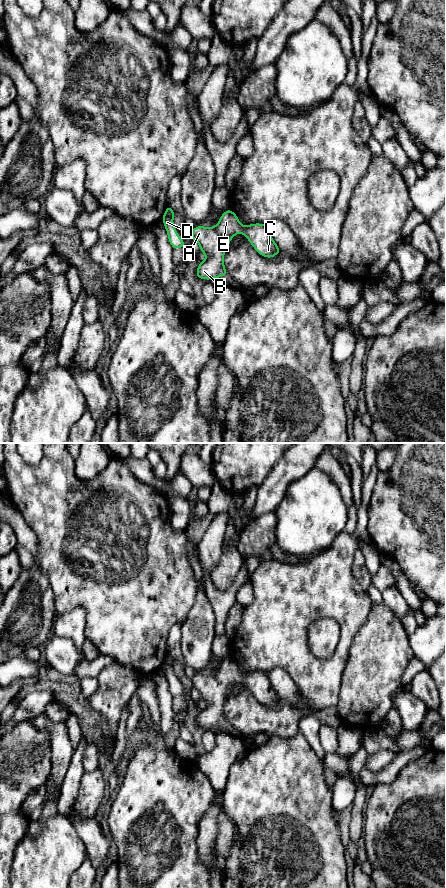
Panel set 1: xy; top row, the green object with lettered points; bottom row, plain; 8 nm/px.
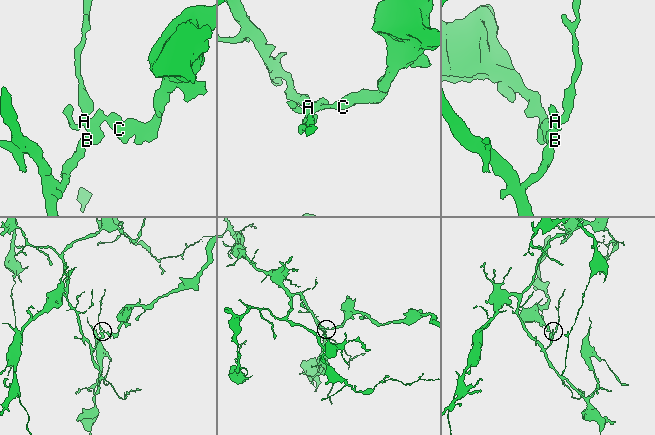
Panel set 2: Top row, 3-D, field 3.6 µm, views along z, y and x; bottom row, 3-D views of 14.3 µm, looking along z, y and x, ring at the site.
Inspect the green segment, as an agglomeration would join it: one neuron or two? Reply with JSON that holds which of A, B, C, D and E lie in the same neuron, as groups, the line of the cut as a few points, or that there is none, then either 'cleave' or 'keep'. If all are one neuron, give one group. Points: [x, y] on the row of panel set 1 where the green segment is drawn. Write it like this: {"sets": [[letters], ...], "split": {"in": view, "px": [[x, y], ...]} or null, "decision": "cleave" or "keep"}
{"sets": [["A", "B", "C", "D", "E"]], "split": null, "decision": "keep"}

